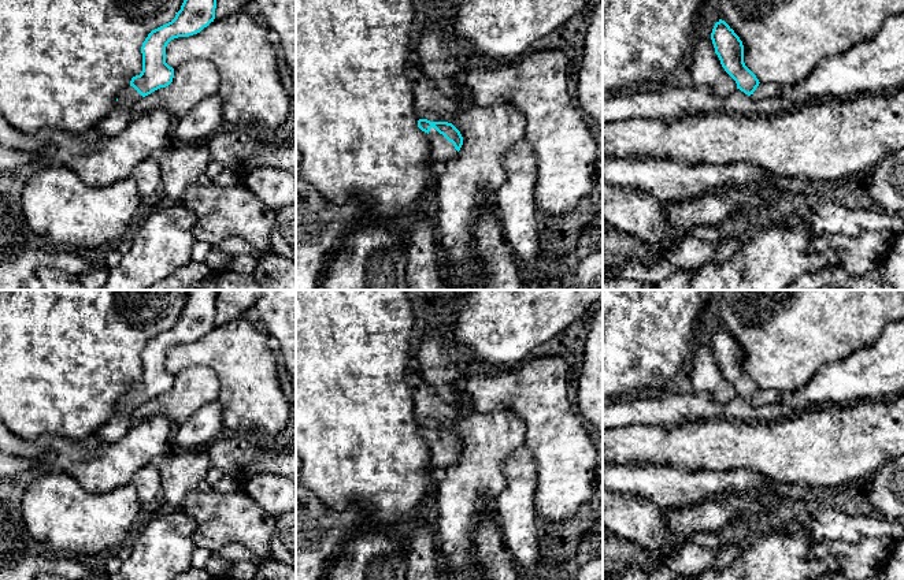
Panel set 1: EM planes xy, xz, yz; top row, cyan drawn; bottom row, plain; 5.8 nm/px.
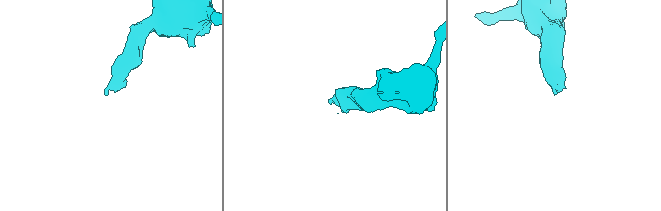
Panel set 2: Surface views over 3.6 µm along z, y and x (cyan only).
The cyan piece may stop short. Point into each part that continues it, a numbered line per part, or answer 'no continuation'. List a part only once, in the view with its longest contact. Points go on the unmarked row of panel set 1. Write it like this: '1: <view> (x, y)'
1: xz (441, 456)

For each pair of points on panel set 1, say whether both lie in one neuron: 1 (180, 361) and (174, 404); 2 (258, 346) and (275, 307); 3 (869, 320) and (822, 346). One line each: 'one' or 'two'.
1: two
2: two
3: one

